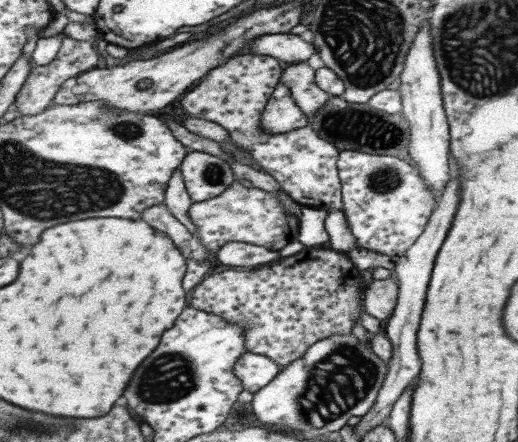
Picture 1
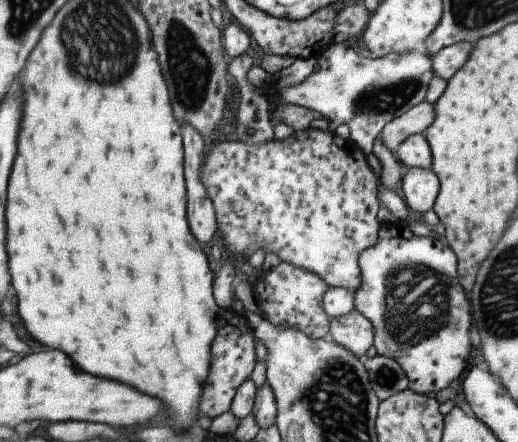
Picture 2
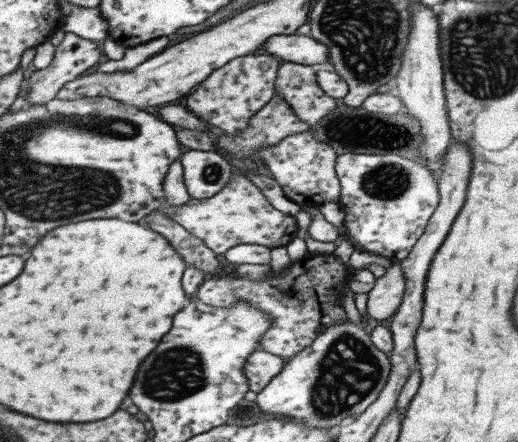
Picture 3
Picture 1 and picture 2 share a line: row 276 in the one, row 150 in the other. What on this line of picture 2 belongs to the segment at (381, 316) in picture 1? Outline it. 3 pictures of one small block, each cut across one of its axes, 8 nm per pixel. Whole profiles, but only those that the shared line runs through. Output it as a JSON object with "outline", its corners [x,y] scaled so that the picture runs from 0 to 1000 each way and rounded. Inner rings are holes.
{"outline":[[[815,229],[811,235],[788,247],[780,258],[768,260],[734,296],[732,314],[764,348],[770,328],[790,308],[819,301],[834,281],[840,265],[840,235]]]}

